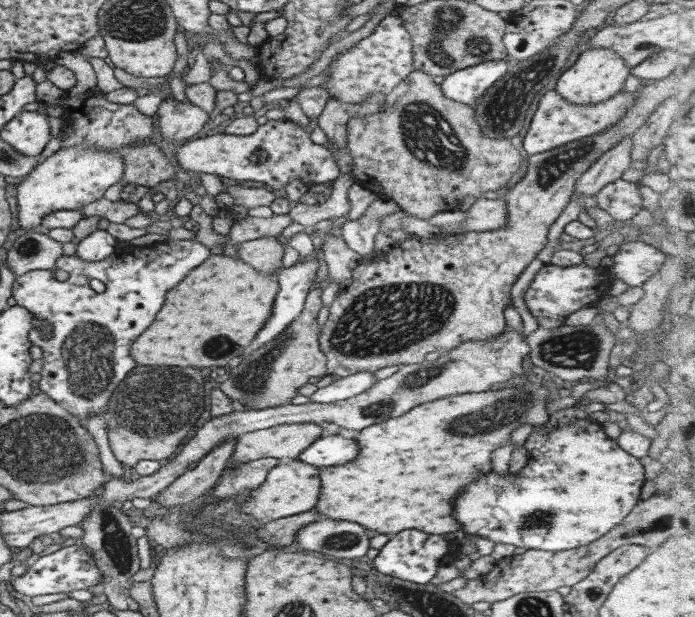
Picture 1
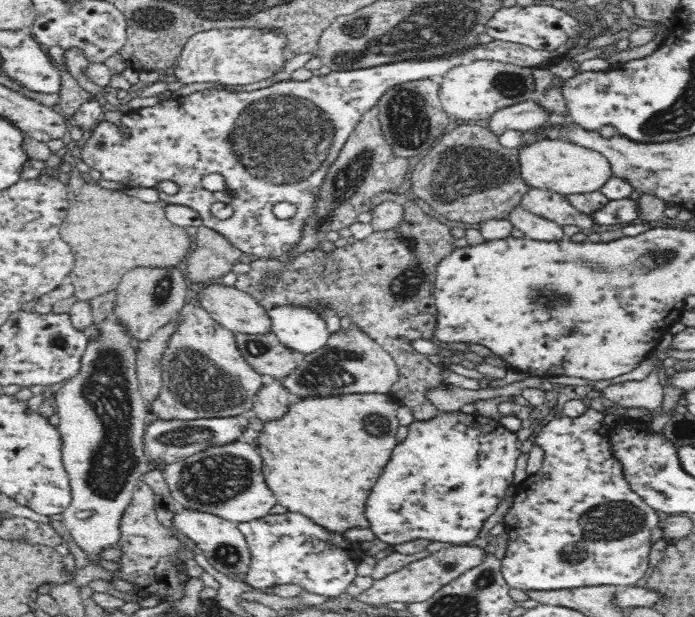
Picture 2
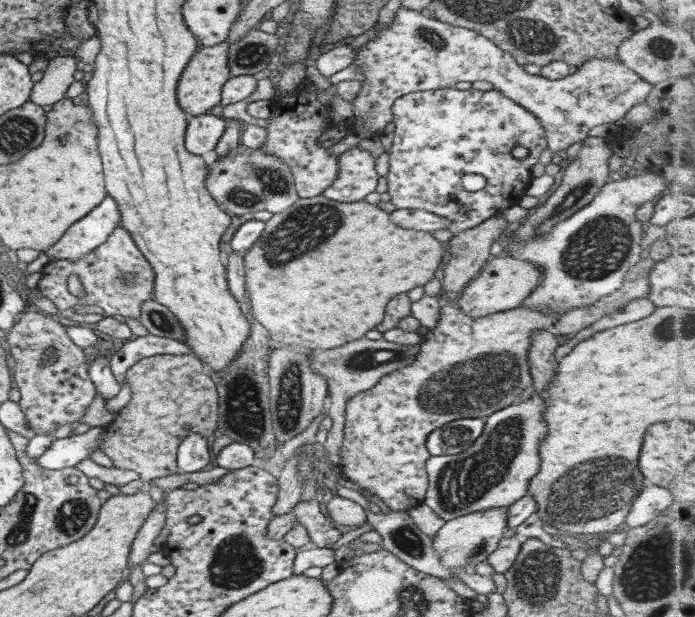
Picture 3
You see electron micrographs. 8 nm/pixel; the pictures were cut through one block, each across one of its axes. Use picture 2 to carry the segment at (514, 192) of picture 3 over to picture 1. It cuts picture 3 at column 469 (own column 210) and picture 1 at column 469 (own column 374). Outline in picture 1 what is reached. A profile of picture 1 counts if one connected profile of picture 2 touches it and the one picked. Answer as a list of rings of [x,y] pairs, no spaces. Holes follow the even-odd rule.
[[[509,60],[488,61],[455,70],[439,86],[448,98],[473,108],[486,90],[506,74],[510,63]]]

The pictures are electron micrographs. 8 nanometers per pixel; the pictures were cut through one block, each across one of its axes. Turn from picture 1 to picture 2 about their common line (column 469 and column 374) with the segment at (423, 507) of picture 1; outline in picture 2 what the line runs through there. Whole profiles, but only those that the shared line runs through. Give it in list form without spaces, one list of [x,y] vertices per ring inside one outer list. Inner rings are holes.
[[[387,394],[302,397],[298,403],[290,404],[288,412],[280,420],[264,422],[256,448],[262,457],[262,474],[266,485],[276,497],[276,504],[310,518],[328,531],[342,533],[348,528],[370,528],[370,523],[364,516],[364,506],[372,486],[380,478],[386,462],[392,456],[392,450],[398,444],[398,407]]]

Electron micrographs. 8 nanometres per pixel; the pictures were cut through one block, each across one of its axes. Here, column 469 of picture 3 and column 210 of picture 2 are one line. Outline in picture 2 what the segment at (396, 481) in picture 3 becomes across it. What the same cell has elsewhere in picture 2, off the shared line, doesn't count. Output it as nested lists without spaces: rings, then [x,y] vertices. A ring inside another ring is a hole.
[[[191,299],[178,312],[178,330],[170,334],[160,358],[162,386],[149,409],[160,420],[198,420],[235,417],[252,412],[254,396],[261,390],[262,375],[241,355],[235,333],[216,322]]]

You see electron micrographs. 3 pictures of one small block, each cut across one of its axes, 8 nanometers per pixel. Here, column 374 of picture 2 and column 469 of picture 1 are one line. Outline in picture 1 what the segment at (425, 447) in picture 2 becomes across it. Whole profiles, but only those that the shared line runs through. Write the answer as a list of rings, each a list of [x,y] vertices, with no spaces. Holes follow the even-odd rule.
[[[591,416],[575,420],[566,426],[556,427],[553,431],[534,431],[531,429],[530,436],[526,439],[525,449],[527,454],[530,454],[528,464],[521,468],[517,473],[508,473],[506,476],[490,472],[484,478],[474,480],[474,484],[466,486],[466,490],[454,500],[453,517],[461,524],[461,529],[465,534],[475,534],[487,538],[492,542],[498,544],[512,544],[518,548],[545,550],[550,552],[558,552],[561,550],[568,550],[571,548],[578,548],[578,546],[586,546],[595,540],[598,540],[603,534],[610,532],[617,524],[620,524],[630,511],[637,505],[639,499],[646,495],[647,487],[651,482],[650,472],[646,472],[642,466],[642,461],[631,454],[628,454],[623,448],[618,446],[617,441],[610,439],[604,431],[602,424],[597,423],[591,419]]]

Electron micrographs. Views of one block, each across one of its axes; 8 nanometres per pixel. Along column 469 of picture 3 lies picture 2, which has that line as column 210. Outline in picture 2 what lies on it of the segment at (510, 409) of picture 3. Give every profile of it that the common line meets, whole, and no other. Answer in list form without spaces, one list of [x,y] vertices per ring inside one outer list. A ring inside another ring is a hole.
[[[239,440],[206,448],[178,463],[169,464],[164,467],[163,475],[179,506],[209,512],[230,522],[250,522],[268,516],[276,506],[276,497],[262,474],[262,457],[258,449]]]

